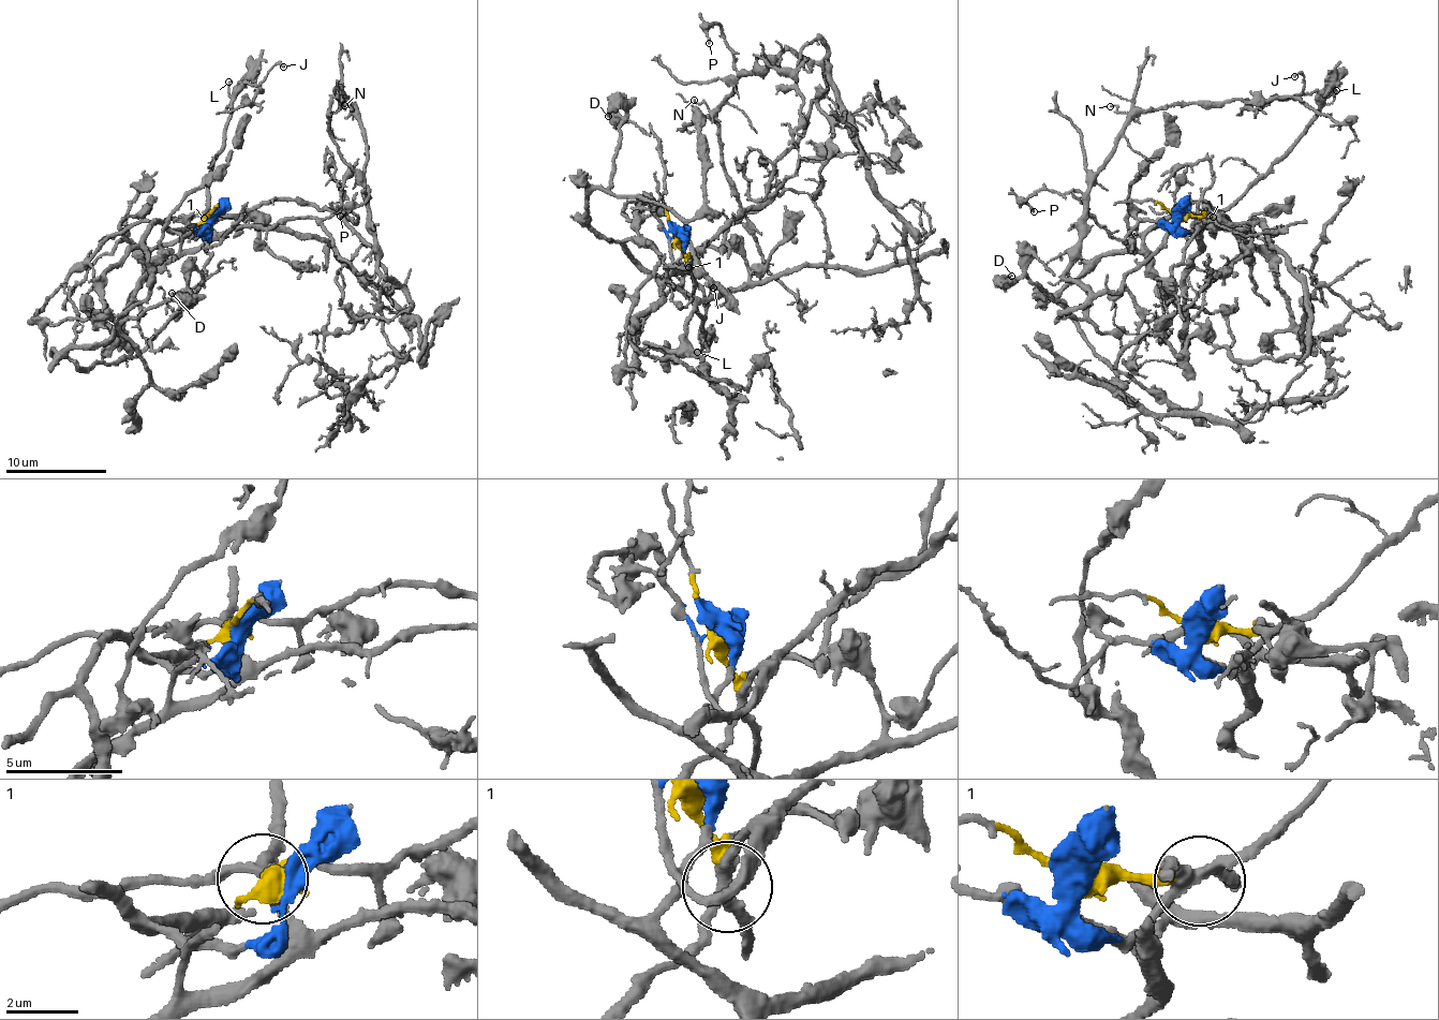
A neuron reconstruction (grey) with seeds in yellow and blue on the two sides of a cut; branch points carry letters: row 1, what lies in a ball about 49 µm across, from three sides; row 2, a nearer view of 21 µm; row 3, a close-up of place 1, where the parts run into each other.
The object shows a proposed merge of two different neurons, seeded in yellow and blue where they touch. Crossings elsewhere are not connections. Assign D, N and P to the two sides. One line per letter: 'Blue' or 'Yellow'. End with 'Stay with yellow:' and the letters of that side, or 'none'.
D: Blue
N: Yellow
P: Yellow
Stay with yellow: N, P

